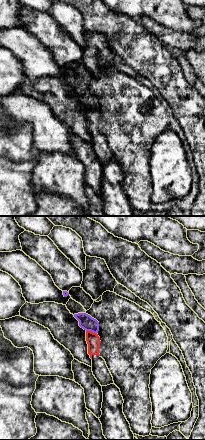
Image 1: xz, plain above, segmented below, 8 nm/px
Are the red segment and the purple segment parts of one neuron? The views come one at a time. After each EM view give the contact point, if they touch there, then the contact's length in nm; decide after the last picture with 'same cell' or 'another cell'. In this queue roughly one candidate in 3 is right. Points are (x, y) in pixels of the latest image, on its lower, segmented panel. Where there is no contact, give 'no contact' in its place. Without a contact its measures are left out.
meets red at (90, 331); contact 90 nm long

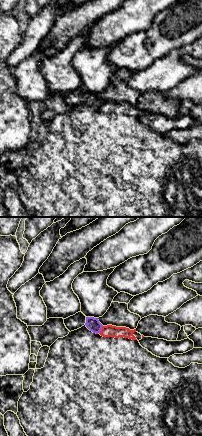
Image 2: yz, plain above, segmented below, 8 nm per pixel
meets red at (101, 330); contact 70 nm long

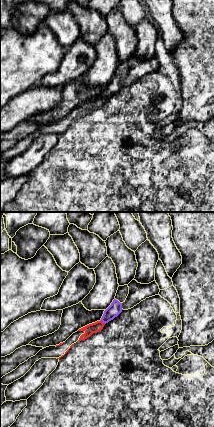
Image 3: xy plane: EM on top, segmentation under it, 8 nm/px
meets red at (102, 322); contact 50 nm long

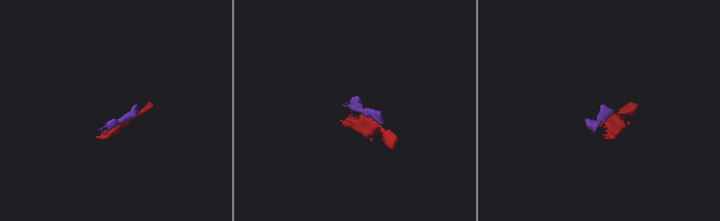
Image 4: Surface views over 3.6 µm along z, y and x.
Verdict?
another cell

